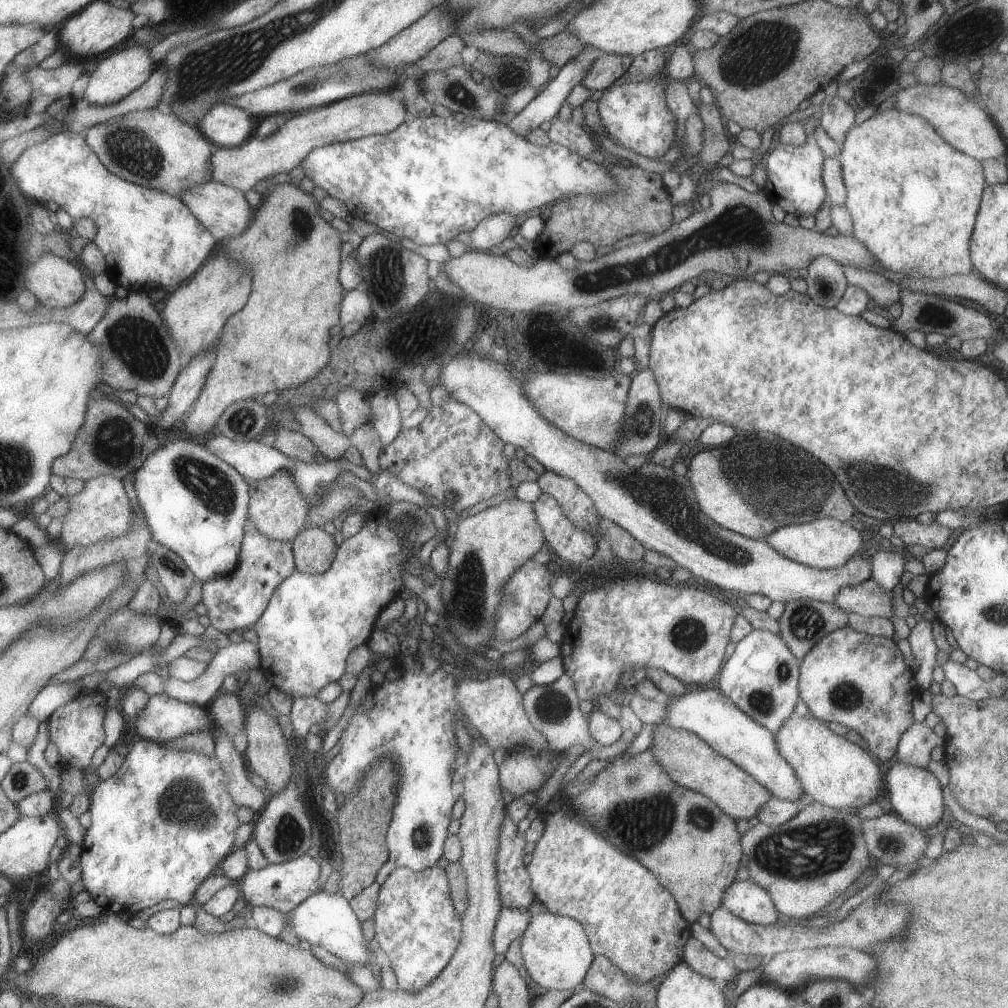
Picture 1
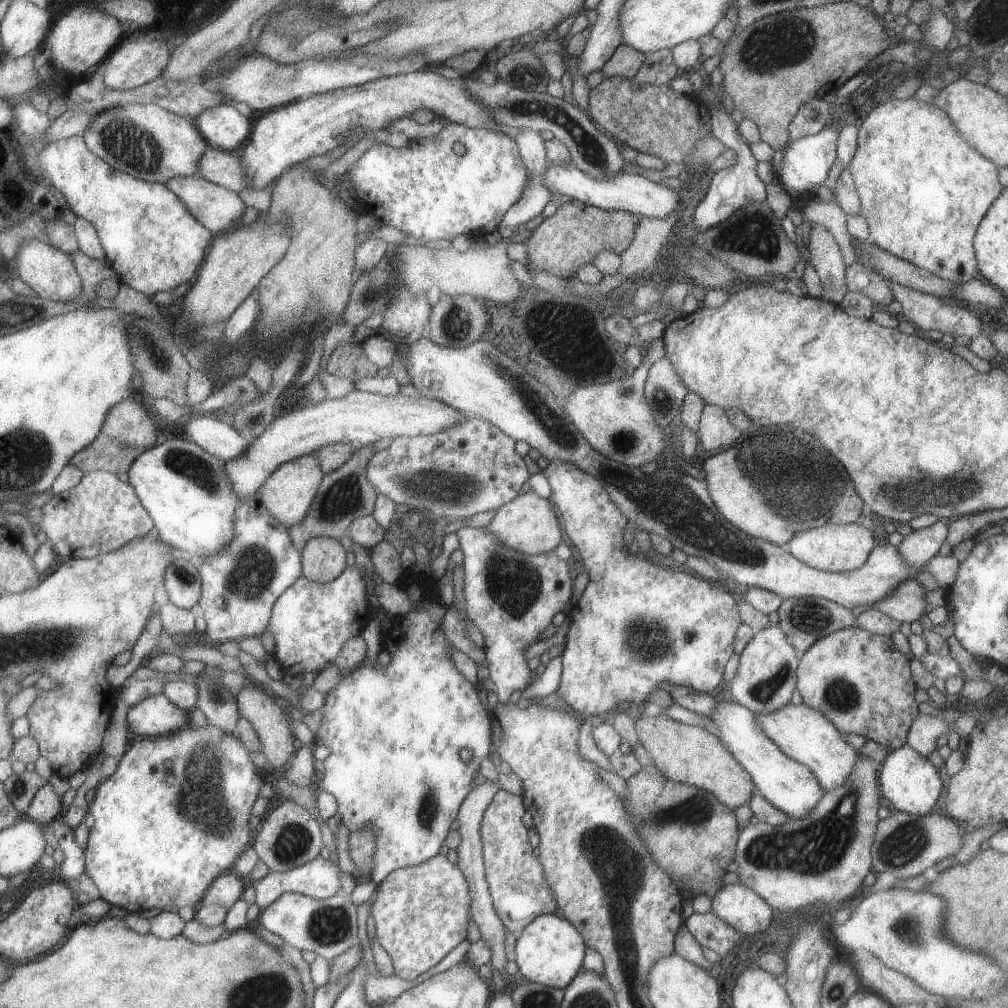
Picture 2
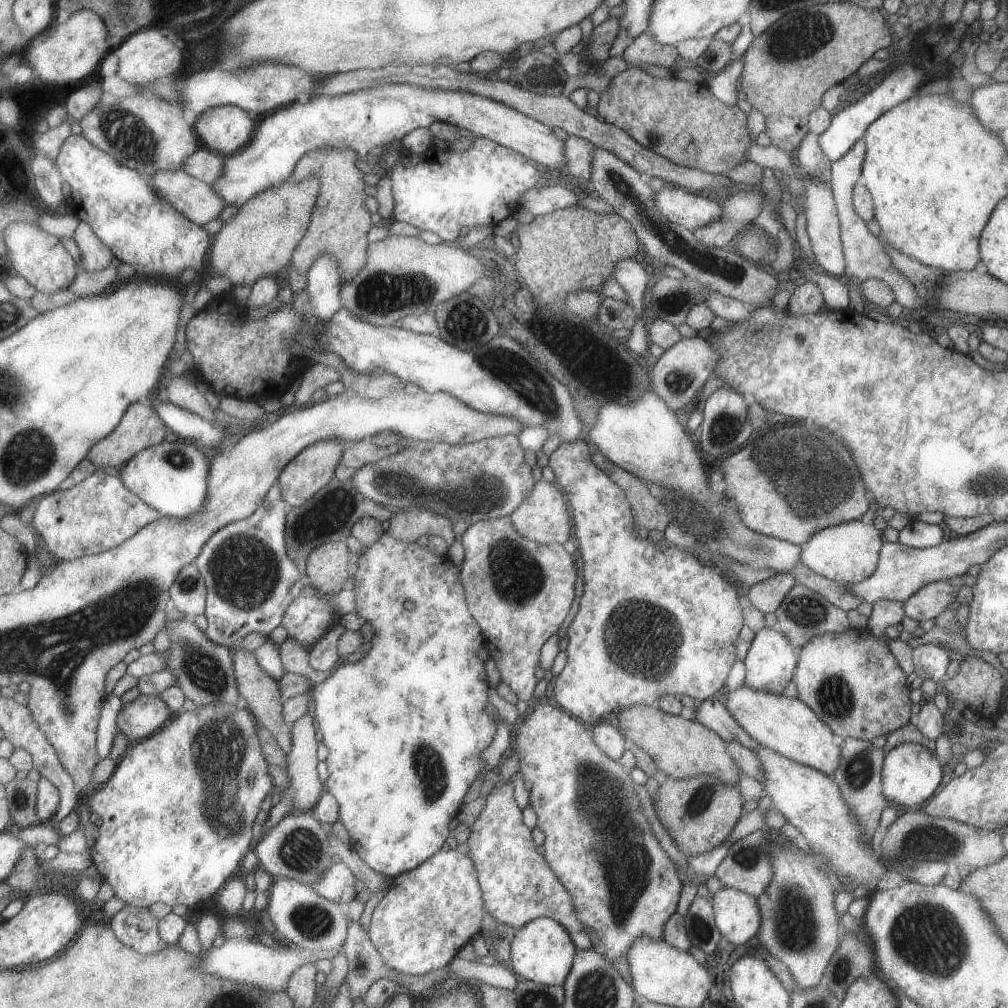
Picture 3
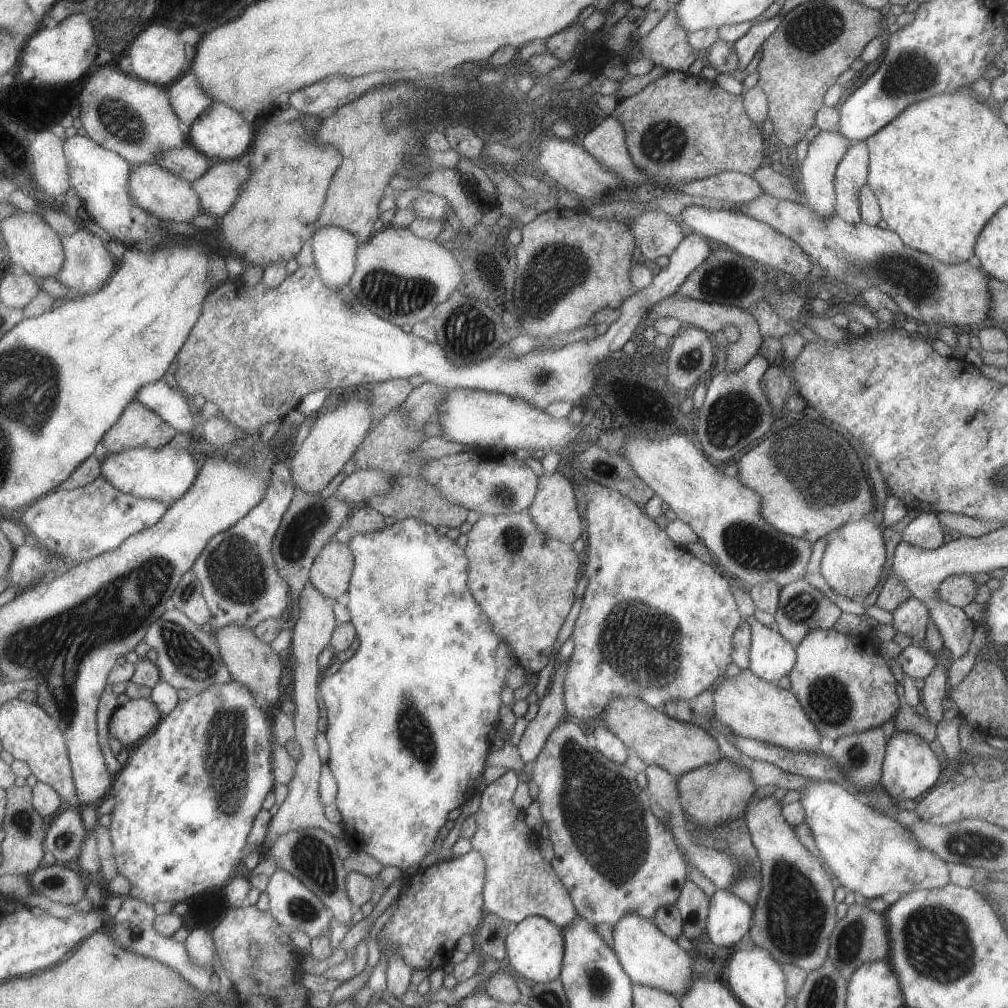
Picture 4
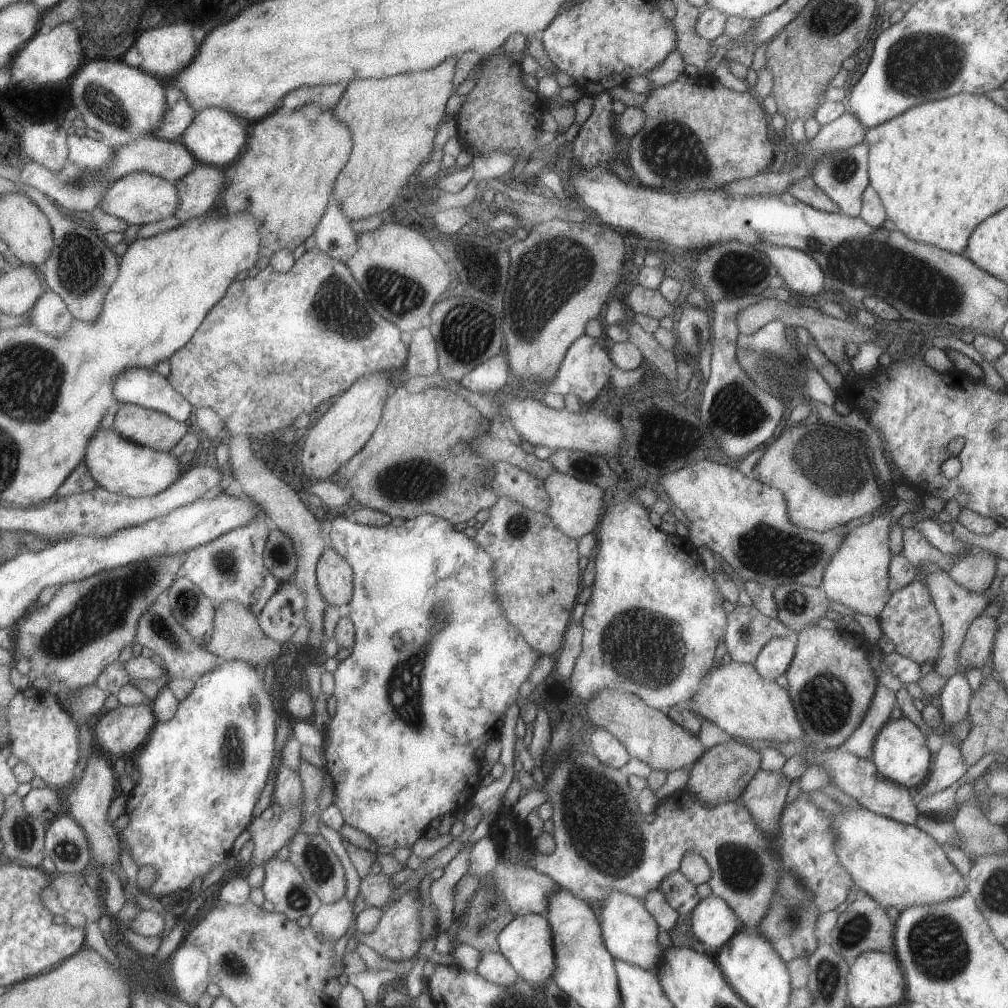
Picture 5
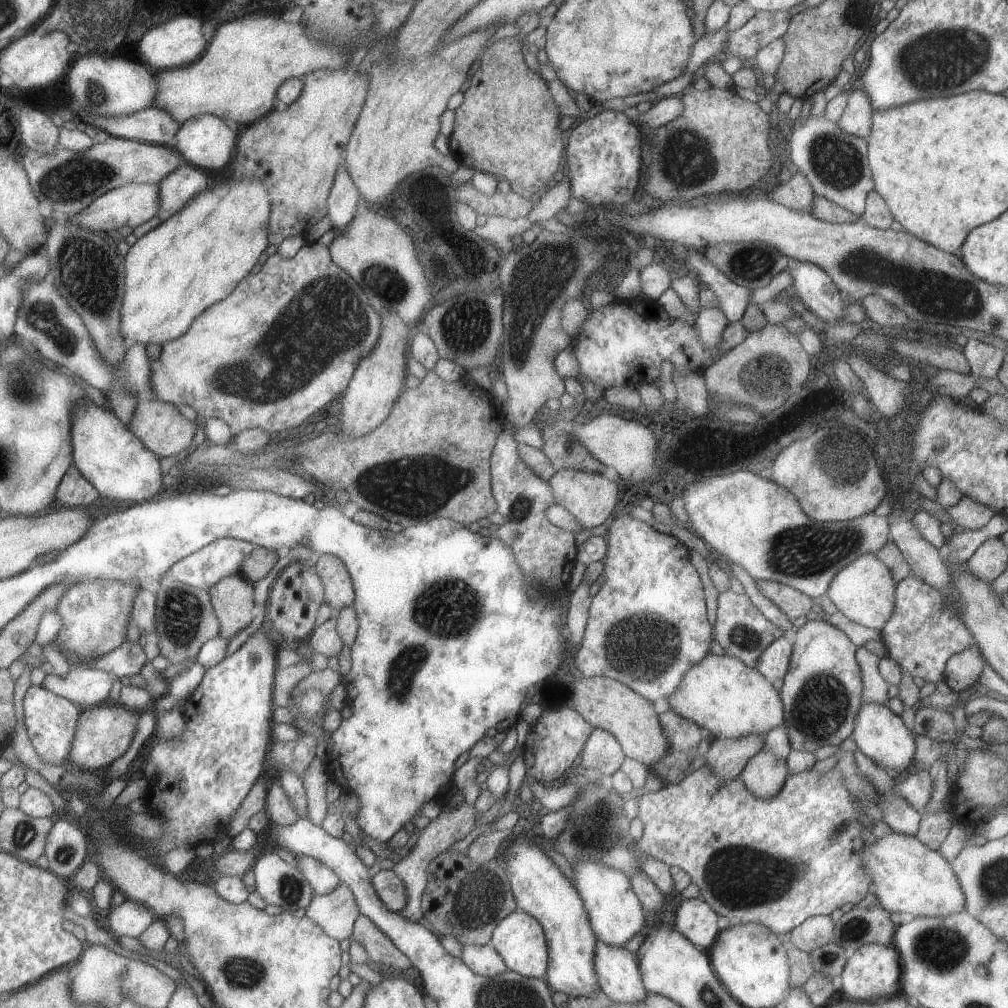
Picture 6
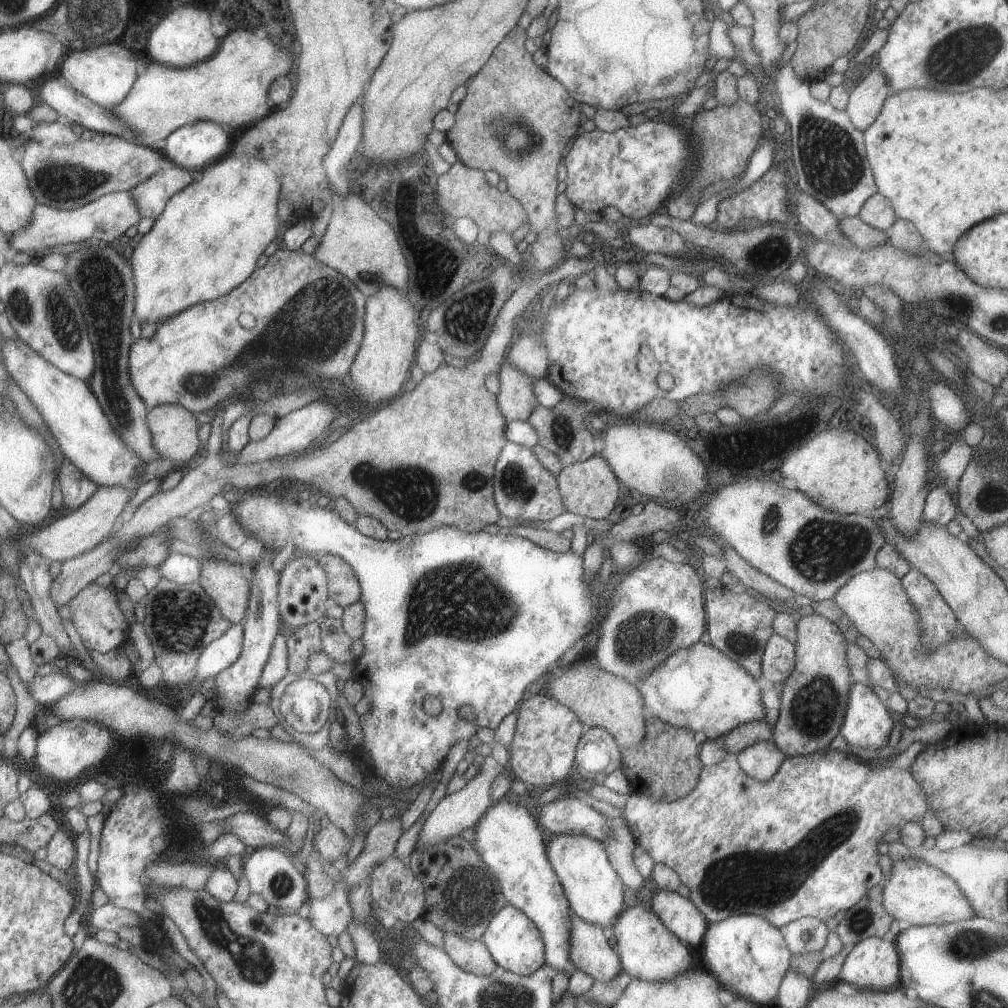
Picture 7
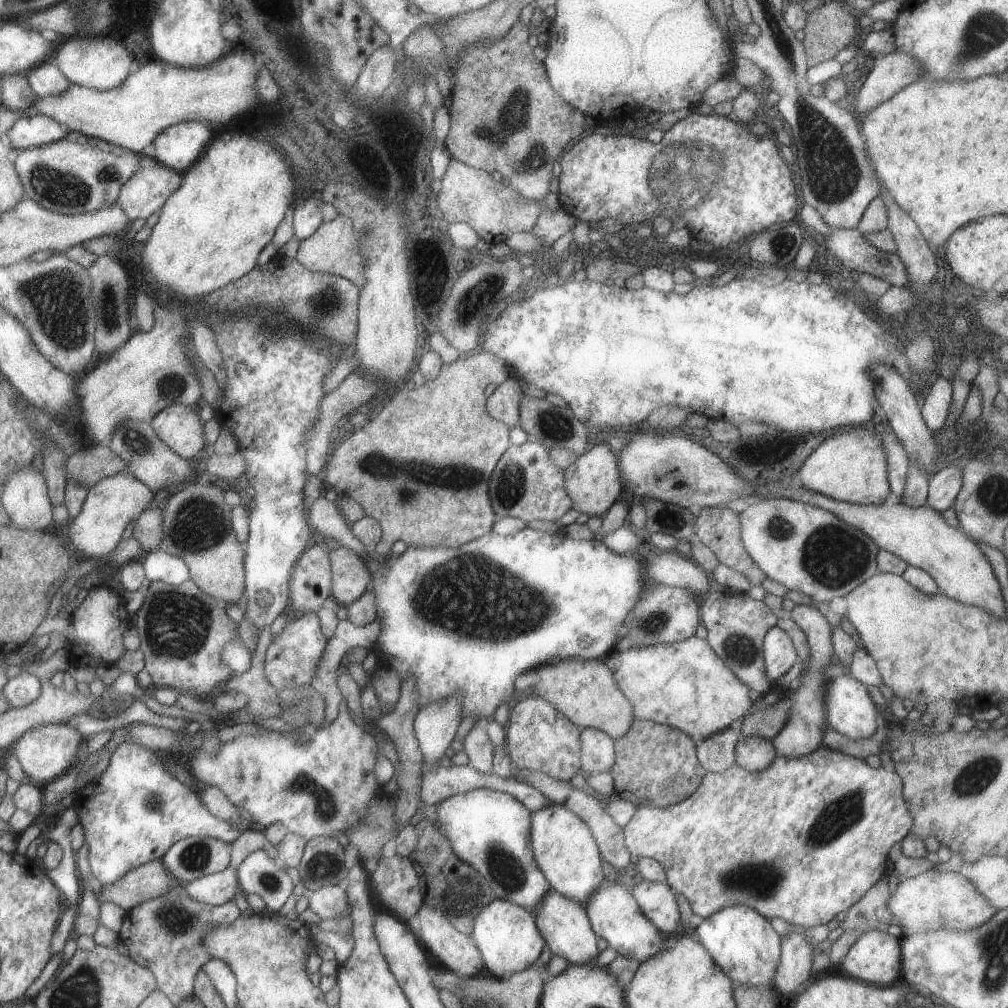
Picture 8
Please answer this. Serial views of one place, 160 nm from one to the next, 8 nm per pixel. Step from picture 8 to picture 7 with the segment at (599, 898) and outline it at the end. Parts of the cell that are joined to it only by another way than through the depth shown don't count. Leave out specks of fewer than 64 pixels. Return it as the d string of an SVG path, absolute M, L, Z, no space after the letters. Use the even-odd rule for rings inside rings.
M641 905L625 907L620 915L616 916L614 923L607 930L608 936L615 938L615 950L618 954L620 965L631 979L646 980L649 982L668 981L679 973L692 969L689 947L685 946L665 925Z

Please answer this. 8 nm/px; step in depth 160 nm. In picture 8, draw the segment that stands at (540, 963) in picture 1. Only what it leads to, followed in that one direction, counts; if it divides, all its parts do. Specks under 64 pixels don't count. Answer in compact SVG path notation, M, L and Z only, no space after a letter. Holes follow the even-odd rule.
M495 898L479 908L474 918L472 933L469 936L481 955L484 968L497 978L503 972L514 973L529 968L539 958L545 944L530 910Z

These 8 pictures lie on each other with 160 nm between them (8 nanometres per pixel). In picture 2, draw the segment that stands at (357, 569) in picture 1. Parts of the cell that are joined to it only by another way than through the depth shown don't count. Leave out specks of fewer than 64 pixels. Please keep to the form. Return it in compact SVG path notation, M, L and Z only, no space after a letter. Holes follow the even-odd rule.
M346 564L343 572L328 583L313 582L301 576L277 597L266 630L274 638L273 656L284 674L302 675L311 671L317 674L325 668L331 669L342 644L359 635L369 620L362 573L355 564Z

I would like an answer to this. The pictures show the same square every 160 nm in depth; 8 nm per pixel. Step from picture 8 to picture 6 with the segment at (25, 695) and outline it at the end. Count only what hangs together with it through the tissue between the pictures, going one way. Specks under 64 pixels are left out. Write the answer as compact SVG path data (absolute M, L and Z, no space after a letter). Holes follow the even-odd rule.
M69 665L63 676L48 670L40 685L82 709L102 704L108 697L115 677L114 674L99 669Z

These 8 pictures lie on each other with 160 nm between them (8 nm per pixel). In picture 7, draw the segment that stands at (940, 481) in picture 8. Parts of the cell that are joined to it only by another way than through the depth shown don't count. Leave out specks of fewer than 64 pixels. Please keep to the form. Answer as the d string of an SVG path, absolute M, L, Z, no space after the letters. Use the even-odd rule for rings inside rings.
M945 485L932 488L924 500L921 519L944 526L956 516L958 506L956 498L948 491Z

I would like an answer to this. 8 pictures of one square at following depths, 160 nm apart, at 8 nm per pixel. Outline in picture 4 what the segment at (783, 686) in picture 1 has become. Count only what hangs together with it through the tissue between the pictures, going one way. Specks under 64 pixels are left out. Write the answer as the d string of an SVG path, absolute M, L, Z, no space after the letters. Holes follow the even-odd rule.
M753 616L744 622L750 627L749 672L763 682L777 684L793 668L796 648L773 627L762 626Z

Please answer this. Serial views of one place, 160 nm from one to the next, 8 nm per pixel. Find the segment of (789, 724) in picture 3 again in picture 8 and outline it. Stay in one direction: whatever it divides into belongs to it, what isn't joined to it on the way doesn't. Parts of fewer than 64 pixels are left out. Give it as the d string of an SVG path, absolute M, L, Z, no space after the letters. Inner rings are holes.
M693 635L678 643L659 643L642 647L629 647L626 649L619 645L612 651L610 652L611 654L618 651L618 653L615 653L614 655L617 656L617 660L619 661L616 668L612 670L612 675L615 679L615 684L619 687L619 690L623 693L623 696L630 702L633 719L645 719L646 721L659 723L660 725L667 725L684 732L691 738L705 738L709 735L715 734L716 732L721 732L721 730L725 730L725 728L737 725L746 714L752 712L752 702L749 700L749 696L747 695L747 686L745 686L740 680L737 680L737 677L713 652L713 649L708 645L708 642L705 639L697 638L697 636Z

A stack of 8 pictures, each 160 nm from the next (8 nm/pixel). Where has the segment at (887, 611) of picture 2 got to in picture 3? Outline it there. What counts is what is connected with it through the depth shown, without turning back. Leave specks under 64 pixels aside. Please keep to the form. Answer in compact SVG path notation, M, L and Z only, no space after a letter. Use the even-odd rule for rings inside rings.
M948 579L927 583L904 600L904 616L917 622L934 619L955 601L956 590Z

